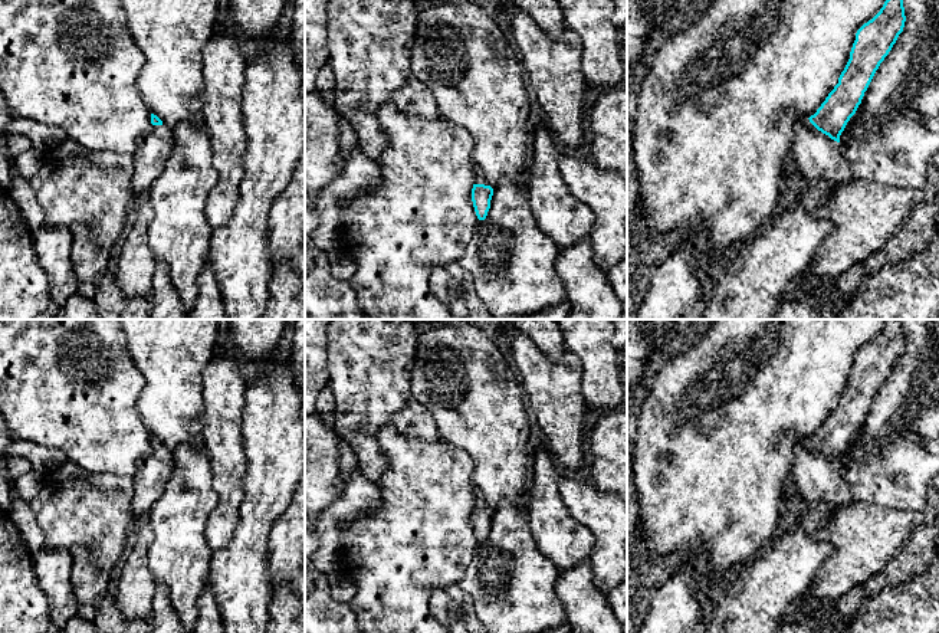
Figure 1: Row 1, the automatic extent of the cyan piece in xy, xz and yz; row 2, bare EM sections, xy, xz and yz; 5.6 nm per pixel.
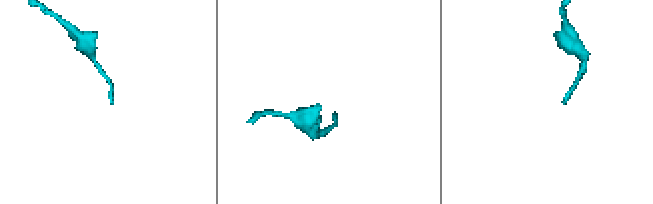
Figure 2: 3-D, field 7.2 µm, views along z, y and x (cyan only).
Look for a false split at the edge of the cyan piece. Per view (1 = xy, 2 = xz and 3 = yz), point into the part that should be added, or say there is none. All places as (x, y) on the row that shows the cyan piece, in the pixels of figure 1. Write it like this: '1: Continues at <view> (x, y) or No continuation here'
1: Continues at xy (153, 150)
2: Continues at xz (478, 176)
3: Continues at yz (814, 154)

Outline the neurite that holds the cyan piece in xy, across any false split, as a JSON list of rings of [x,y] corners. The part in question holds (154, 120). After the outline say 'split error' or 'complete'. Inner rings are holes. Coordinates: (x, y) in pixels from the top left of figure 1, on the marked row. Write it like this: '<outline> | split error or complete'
[[[151,114],[151,124],[151,129],[138,138],[134,152],[134,204],[162,173],[173,150],[173,129],[154,114]]] | split error

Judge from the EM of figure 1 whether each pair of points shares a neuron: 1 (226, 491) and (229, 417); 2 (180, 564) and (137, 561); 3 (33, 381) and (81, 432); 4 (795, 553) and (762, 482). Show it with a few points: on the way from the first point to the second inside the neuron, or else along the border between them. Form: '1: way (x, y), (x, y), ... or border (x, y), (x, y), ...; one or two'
1: way (226, 472), (226, 436); one
2: border (151, 528), (148, 568), (157, 584); two
3: way (46, 390), (75, 419); one
4: border (781, 527), (777, 535), (758, 553); two

